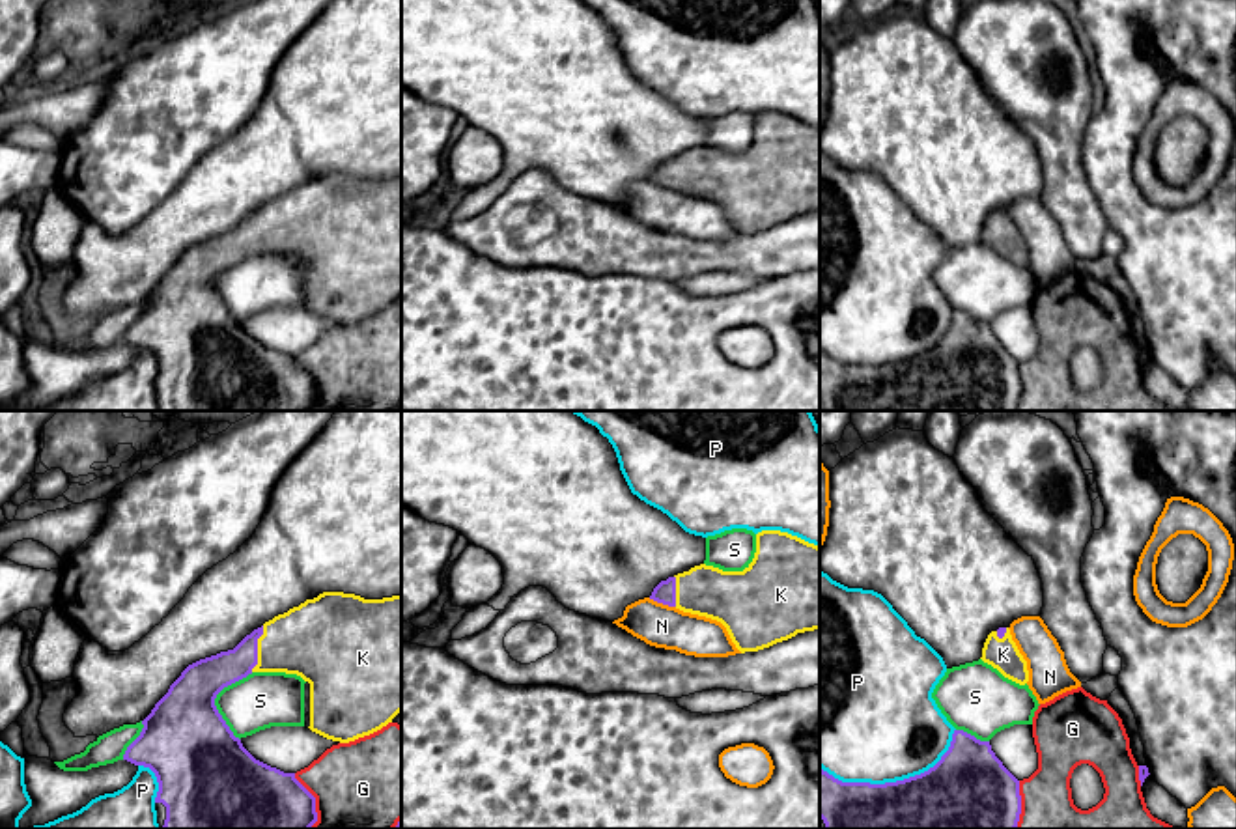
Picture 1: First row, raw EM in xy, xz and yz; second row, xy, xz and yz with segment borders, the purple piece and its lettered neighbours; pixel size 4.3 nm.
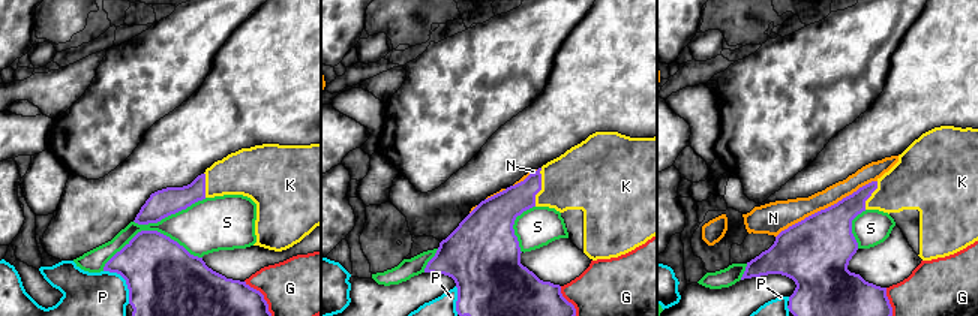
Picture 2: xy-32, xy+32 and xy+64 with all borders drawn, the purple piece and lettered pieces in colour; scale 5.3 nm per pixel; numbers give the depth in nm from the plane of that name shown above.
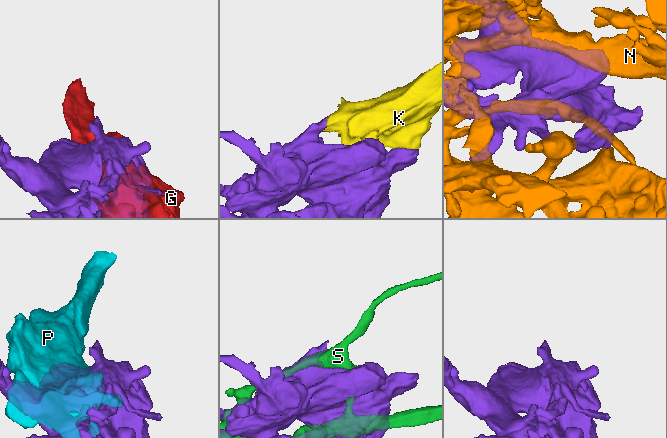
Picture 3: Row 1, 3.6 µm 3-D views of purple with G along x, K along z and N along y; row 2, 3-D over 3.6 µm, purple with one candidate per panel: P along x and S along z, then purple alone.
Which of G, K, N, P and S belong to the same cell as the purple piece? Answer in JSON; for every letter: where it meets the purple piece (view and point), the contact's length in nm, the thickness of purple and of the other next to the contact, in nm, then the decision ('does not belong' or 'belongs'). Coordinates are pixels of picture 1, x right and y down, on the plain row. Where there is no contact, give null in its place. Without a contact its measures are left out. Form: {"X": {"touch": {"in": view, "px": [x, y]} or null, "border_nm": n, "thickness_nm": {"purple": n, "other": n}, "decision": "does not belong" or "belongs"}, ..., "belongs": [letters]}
{"G": {"touch": {"in": "xy", "px": [314, 383]}, "border_nm": 260, "thickness_nm": {"purple": 440, "other": 420}, "decision": "does not belong"}, "K": {"touch": {"in": "xy", "px": [256, 230]}, "border_nm": 200, "thickness_nm": {"purple": 160, "other": 320}, "decision": "belongs"}, "N": {"touch": {"in": "xz", "px": [661, 183]}, "border_nm": 130, "thickness_nm": {"purple": 100, "other": 190}, "decision": "does not belong"}, "P": {"touch": {"in": "yz", "px": [897, 363]}, "border_nm": 600, "thickness_nm": {"purple": 480, "other": 500}, "decision": "does not belong"}, "S": {"touch": {"in": "xy", "px": [213, 282]}, "border_nm": 300, "thickness_nm": {"purple": 380, "other": 240}, "decision": "does not belong"}, "belongs": ["K"]}

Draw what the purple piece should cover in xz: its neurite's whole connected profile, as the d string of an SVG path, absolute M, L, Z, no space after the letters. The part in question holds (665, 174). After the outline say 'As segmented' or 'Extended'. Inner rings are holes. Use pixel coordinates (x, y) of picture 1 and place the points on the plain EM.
M780 112L756 116L756 134L743 153L695 148L661 162L650 181L721 204L736 230L758 233L797 215L820 211L820 129Z. Extended

